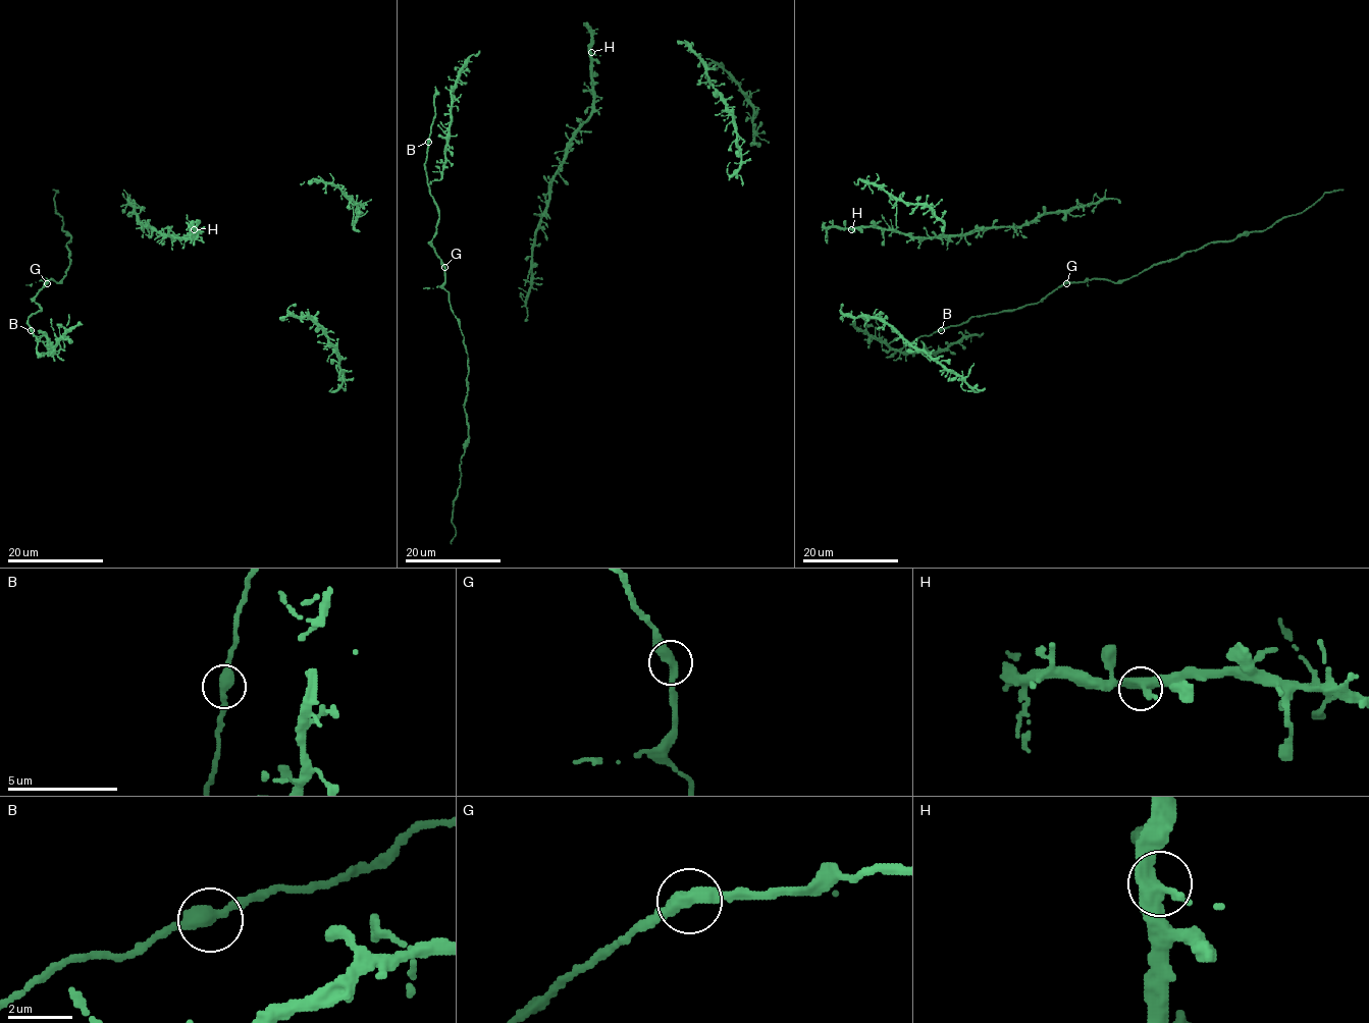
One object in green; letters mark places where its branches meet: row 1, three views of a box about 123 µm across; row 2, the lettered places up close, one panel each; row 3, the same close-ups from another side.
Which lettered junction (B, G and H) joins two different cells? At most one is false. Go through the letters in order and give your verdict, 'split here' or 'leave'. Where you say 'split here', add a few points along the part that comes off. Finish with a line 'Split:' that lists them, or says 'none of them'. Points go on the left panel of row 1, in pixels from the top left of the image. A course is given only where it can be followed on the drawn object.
B: leave
G: leave
H: leave
Split: none of them

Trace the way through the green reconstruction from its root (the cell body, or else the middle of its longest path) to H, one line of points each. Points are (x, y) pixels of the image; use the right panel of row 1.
H: (1055, 212), (1040, 214), (1019, 226), (982, 227), (963, 234), (914, 236), (873, 226), (851, 229)

